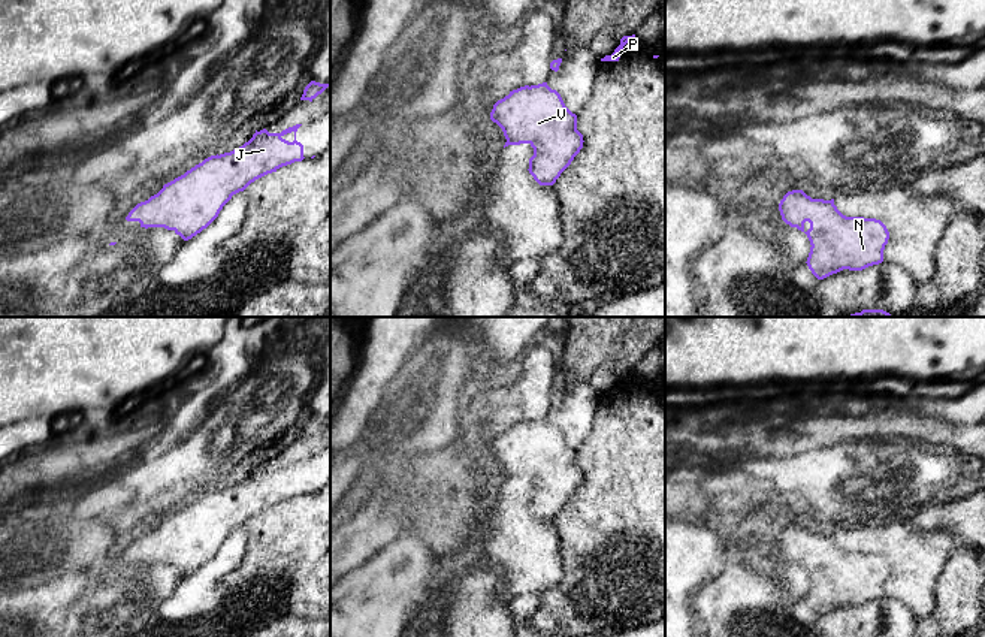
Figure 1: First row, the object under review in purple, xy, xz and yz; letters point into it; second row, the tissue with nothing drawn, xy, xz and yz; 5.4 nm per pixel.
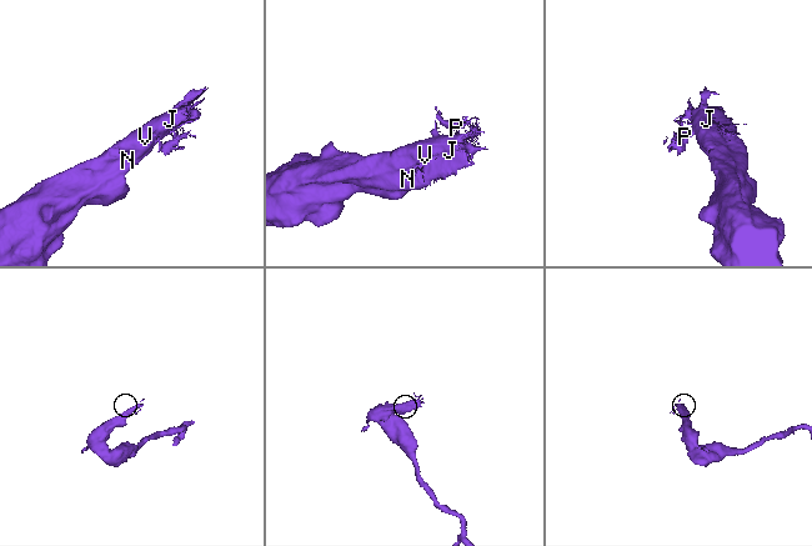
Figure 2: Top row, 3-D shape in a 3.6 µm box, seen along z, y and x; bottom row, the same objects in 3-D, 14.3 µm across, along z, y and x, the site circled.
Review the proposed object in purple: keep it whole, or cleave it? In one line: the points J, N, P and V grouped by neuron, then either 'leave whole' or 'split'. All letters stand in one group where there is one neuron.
groups J N P V; leave whole

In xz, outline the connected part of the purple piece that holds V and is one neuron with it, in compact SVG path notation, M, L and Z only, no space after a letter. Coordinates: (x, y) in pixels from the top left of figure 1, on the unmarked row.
M547 417L525 420L498 435L490 447L507 474L505 481L529 478L534 490L529 493L529 508L540 520L553 520L583 483L583 470L577 465L577 450L563 438L561 429Z

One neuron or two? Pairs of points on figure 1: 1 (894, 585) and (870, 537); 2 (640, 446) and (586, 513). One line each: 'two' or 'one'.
1: one
2: one

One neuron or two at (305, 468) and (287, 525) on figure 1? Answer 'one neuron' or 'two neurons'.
two neurons

